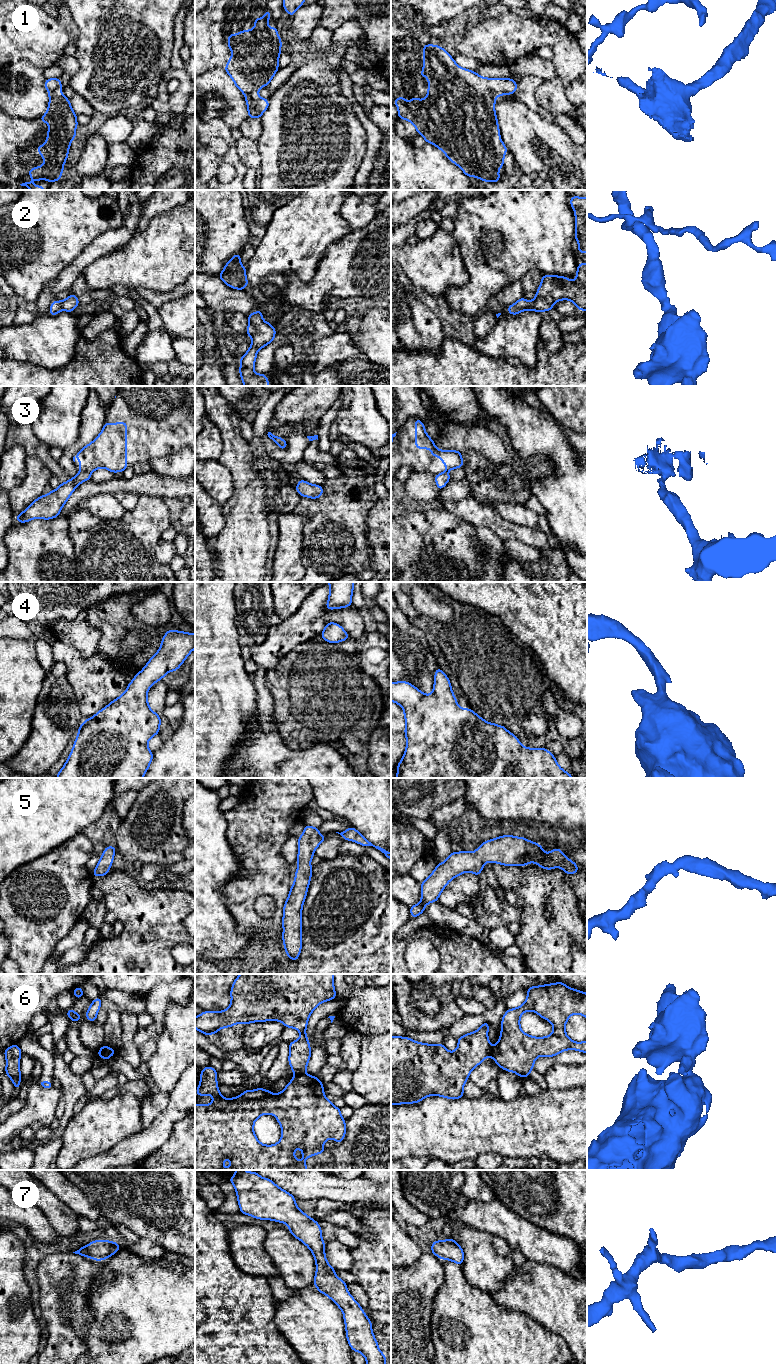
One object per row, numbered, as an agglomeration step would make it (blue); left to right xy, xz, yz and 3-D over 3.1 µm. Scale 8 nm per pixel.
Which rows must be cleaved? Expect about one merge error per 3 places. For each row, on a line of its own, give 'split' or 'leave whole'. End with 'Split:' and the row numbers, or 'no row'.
1: leave whole
2: leave whole
3: split
4: leave whole
5: leave whole
6: split
7: leave whole
Split: 3, 6

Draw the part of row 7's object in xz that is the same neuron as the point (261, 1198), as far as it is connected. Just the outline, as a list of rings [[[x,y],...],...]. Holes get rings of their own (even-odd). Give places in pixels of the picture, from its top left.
[[[236,1170],[228,1181],[234,1185],[241,1213],[250,1215],[255,1219],[287,1224],[290,1233],[310,1249],[316,1263],[313,1283],[320,1293],[328,1296],[343,1312],[346,1338],[352,1351],[361,1353],[366,1358],[366,1364],[386,1364],[386,1356],[379,1349],[378,1341],[373,1334],[371,1320],[360,1304],[347,1291],[347,1283],[335,1275],[335,1268],[327,1262],[325,1256],[326,1242],[322,1240],[322,1229],[318,1222],[298,1208],[295,1202],[296,1198],[293,1195],[278,1187],[272,1180],[261,1177],[257,1172]]]

